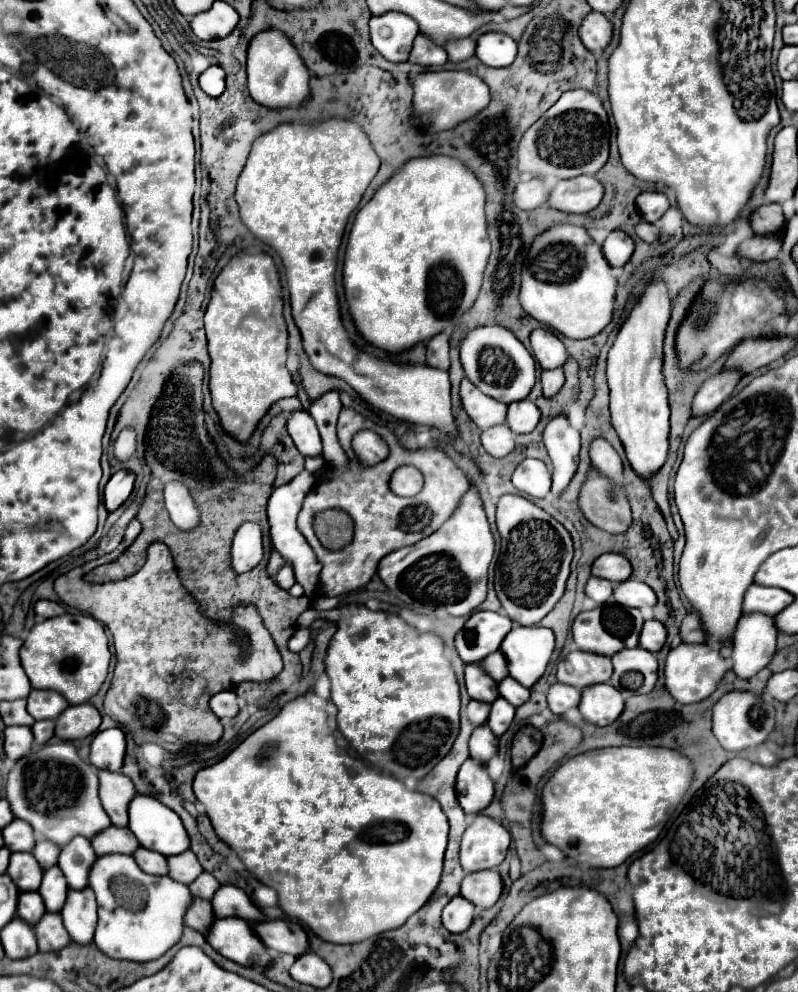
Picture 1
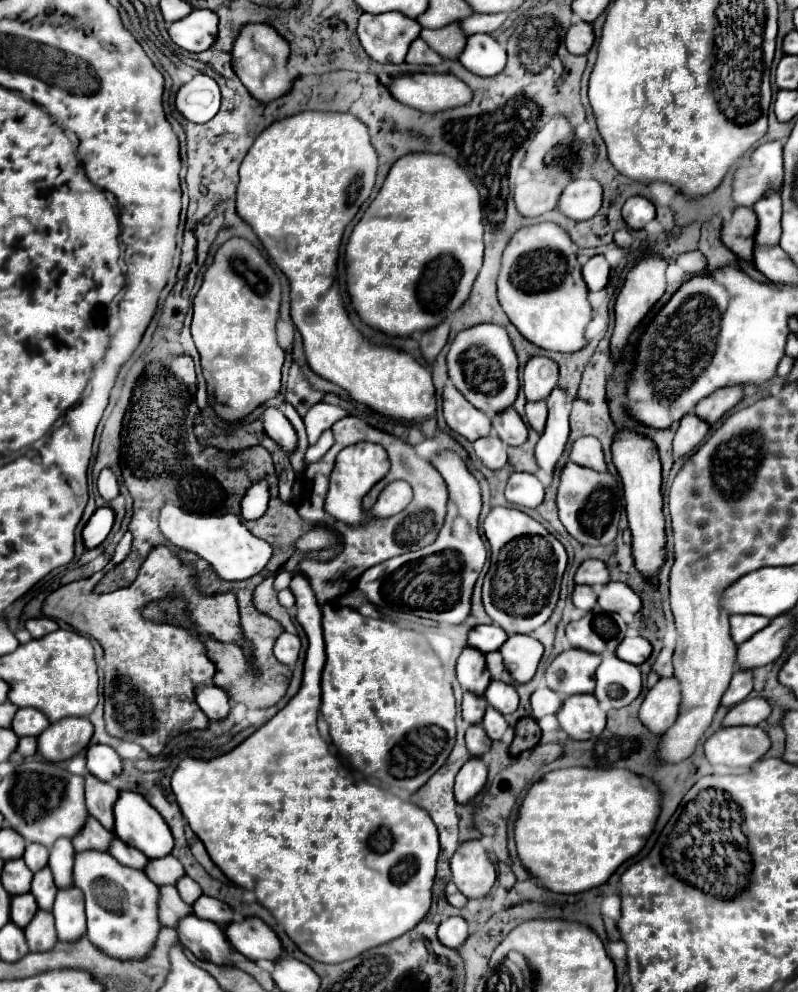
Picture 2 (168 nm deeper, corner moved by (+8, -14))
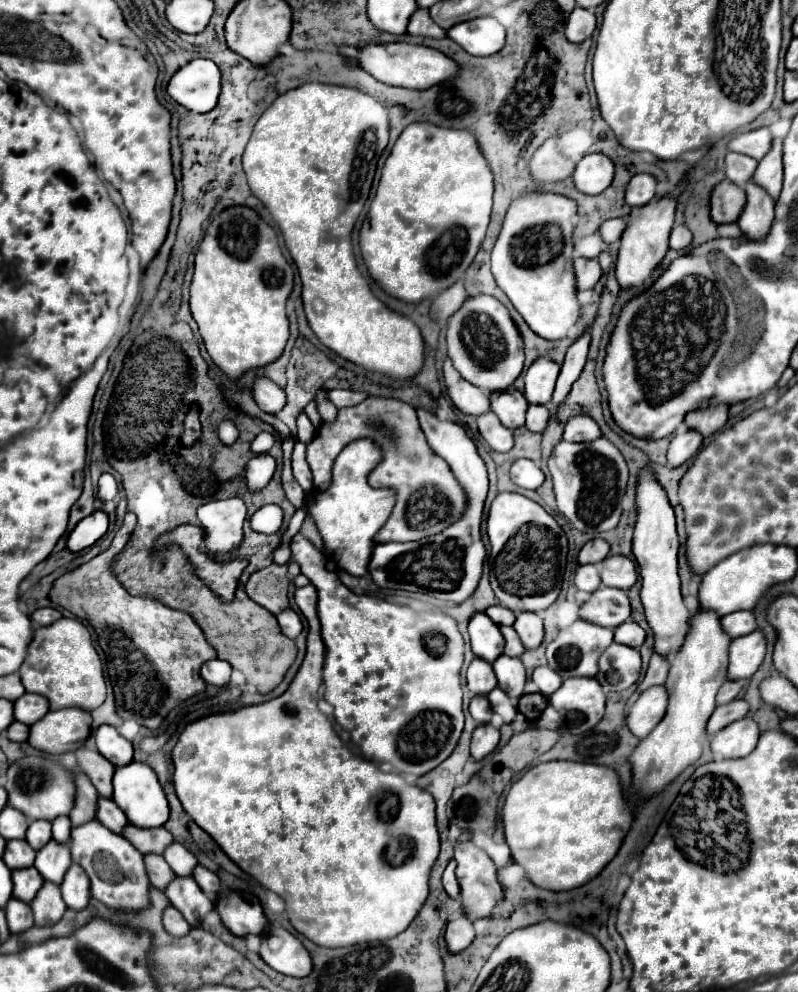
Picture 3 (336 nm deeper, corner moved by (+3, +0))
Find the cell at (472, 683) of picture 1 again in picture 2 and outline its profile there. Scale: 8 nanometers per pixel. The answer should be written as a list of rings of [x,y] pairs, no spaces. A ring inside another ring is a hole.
[[[466,646],[458,658],[458,680],[464,686],[464,690],[472,690],[474,694],[484,694],[490,682],[490,672],[486,670],[486,658],[484,652]]]

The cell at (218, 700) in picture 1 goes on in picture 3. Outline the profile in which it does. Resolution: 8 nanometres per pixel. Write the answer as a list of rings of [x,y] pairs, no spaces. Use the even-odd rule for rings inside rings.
[[[209,660],[207,664],[203,664],[201,668],[201,678],[209,684],[209,686],[217,686],[223,688],[229,684],[231,680],[231,666],[223,660]]]

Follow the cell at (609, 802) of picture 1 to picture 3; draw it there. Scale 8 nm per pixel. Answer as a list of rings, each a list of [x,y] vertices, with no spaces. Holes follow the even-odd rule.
[[[555,760],[533,766],[511,786],[503,806],[505,838],[513,860],[527,870],[527,876],[535,886],[555,892],[579,888],[599,876],[599,872],[617,856],[633,820],[633,810],[623,792],[619,774],[613,772],[613,768],[589,762]]]

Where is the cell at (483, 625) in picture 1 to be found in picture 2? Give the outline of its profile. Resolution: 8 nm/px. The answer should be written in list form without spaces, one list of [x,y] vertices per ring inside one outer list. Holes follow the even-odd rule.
[[[488,624],[488,626],[476,626],[468,632],[468,646],[482,650],[484,654],[498,650],[506,642],[506,632],[500,626]]]

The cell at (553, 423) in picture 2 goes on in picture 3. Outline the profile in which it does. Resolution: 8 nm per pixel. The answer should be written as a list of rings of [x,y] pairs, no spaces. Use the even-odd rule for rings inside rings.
[[[583,334],[569,350],[565,356],[565,362],[561,366],[561,374],[557,378],[557,386],[553,392],[553,400],[551,400],[551,408],[557,410],[559,404],[565,402],[567,394],[571,392],[571,386],[575,384],[575,380],[579,378],[585,360],[587,360],[587,350],[589,350],[589,342],[591,342],[591,334]]]

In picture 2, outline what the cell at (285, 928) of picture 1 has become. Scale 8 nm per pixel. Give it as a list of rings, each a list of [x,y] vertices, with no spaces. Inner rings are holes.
[[[244,918],[238,922],[230,922],[224,928],[224,934],[232,948],[236,948],[240,954],[244,954],[250,960],[276,960],[280,958],[282,944],[274,930],[266,926],[260,918]]]

